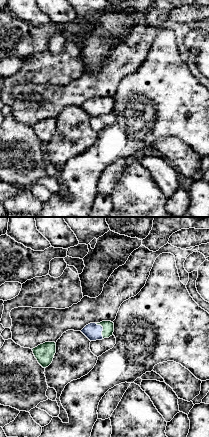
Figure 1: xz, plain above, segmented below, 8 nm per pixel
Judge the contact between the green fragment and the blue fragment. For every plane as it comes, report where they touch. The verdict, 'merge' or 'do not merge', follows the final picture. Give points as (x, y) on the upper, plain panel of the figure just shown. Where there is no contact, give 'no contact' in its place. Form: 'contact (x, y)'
contact (103, 105)

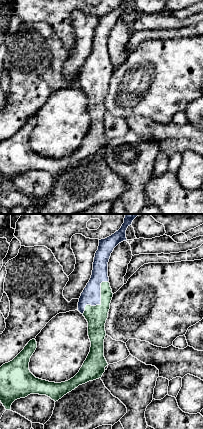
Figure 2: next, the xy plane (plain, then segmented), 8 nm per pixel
contact (101, 76)

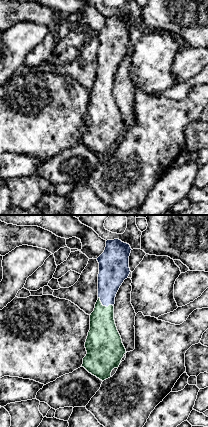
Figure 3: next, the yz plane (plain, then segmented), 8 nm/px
contact (104, 82)

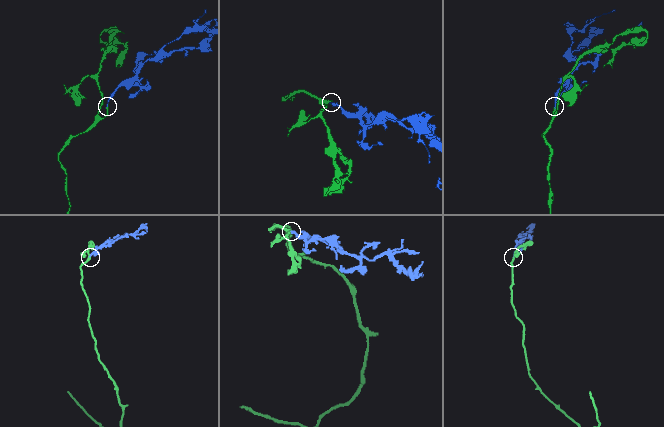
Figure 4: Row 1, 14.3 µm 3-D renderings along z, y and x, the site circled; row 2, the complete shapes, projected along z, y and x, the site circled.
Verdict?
merge

